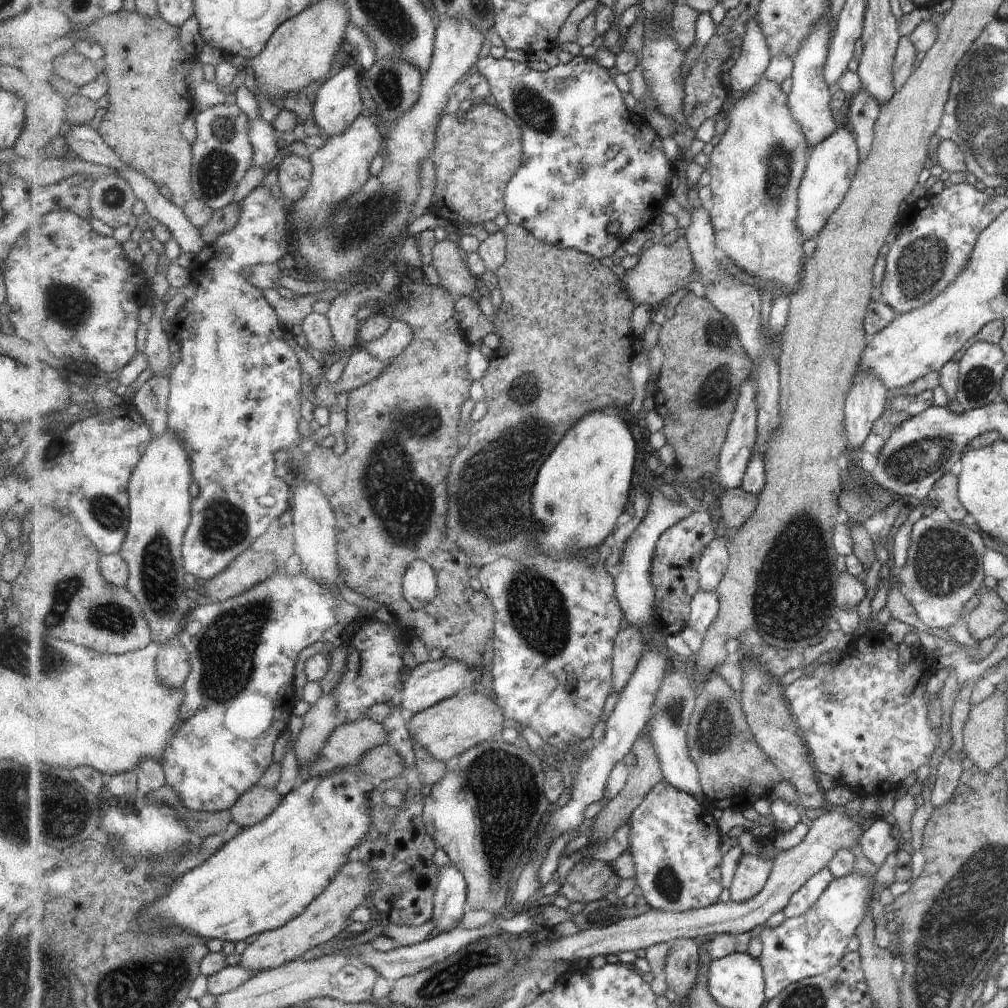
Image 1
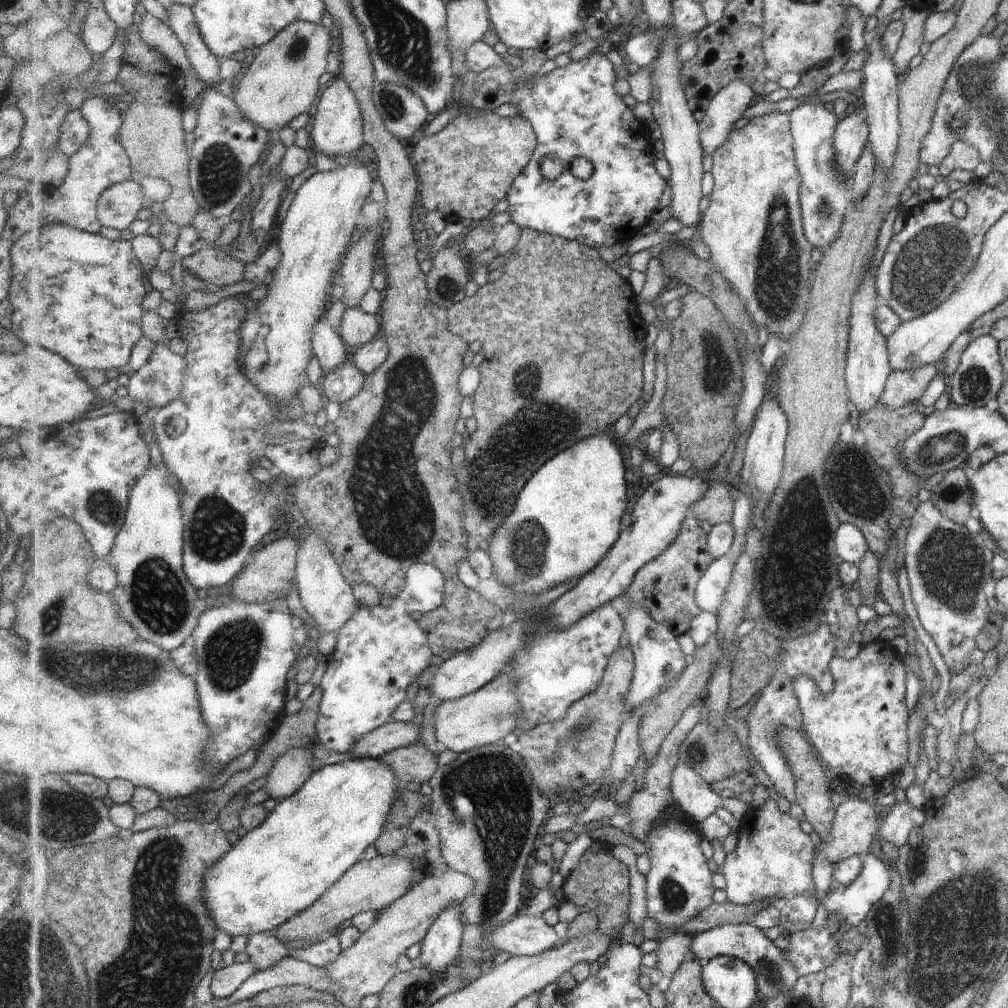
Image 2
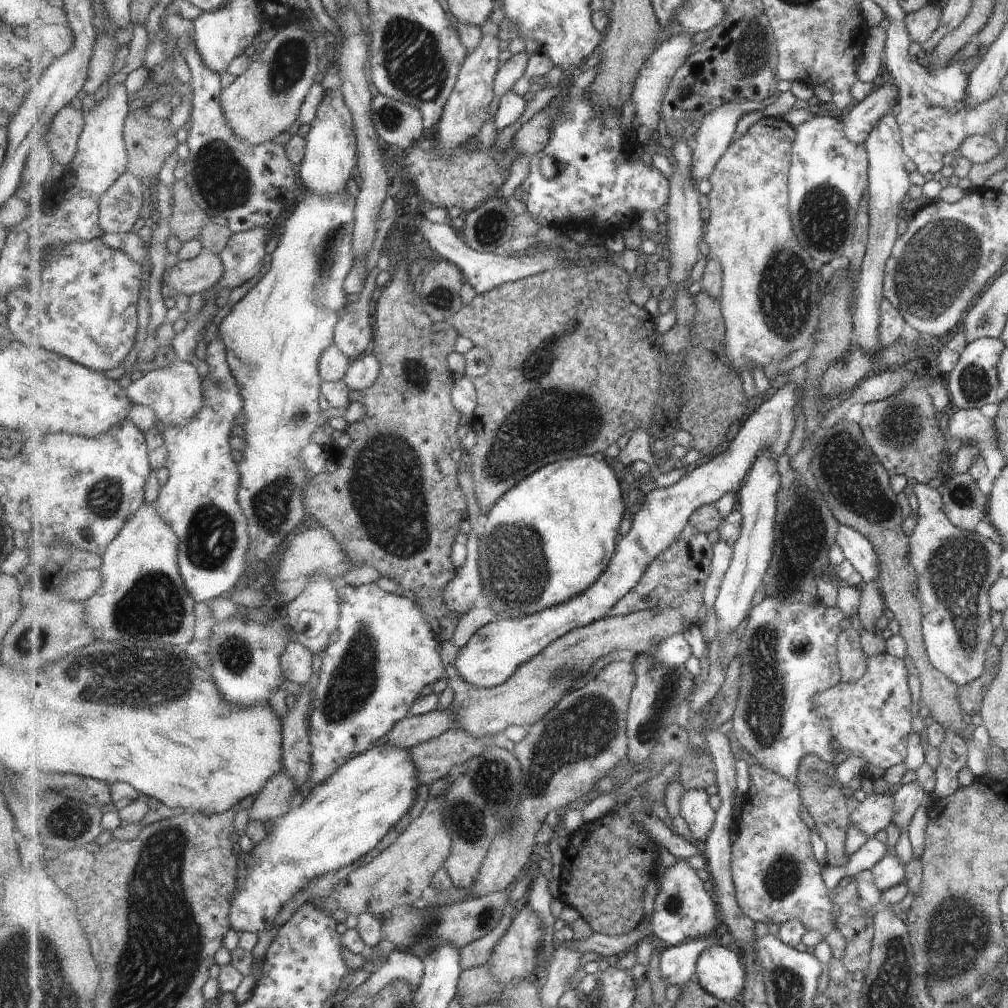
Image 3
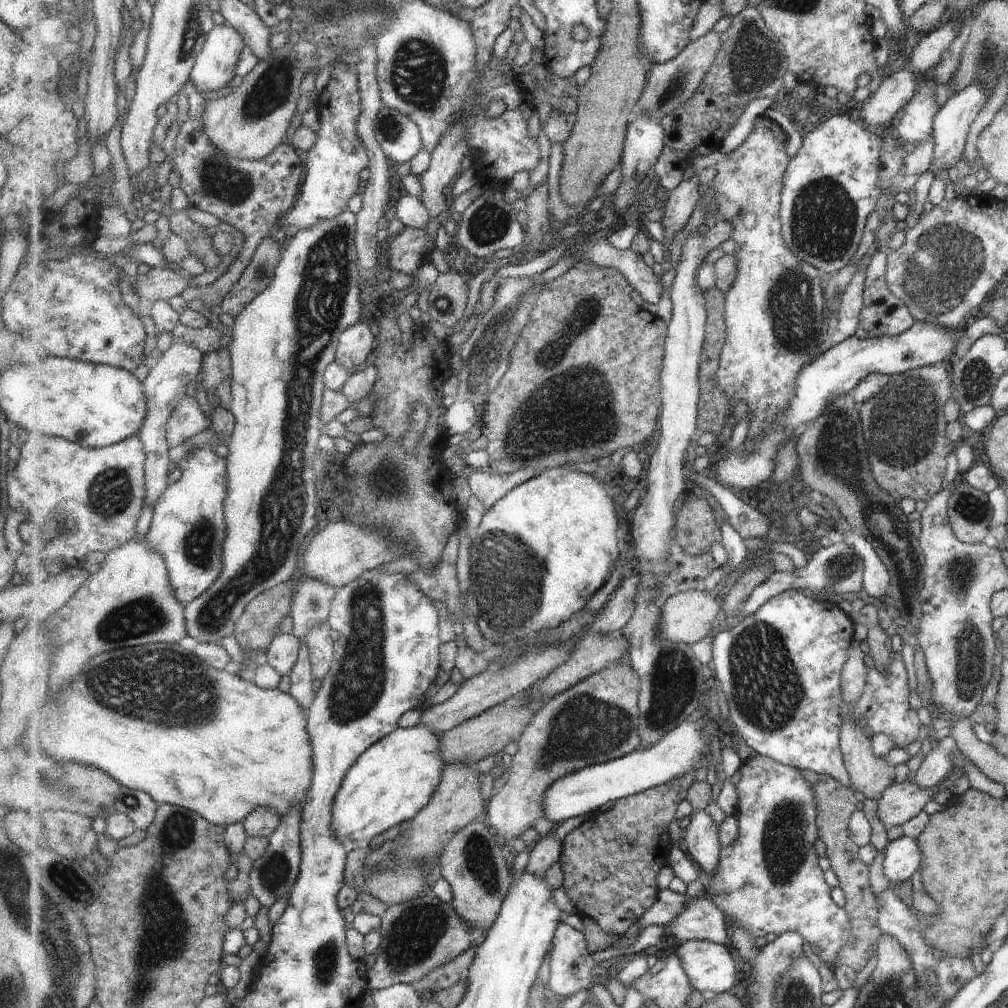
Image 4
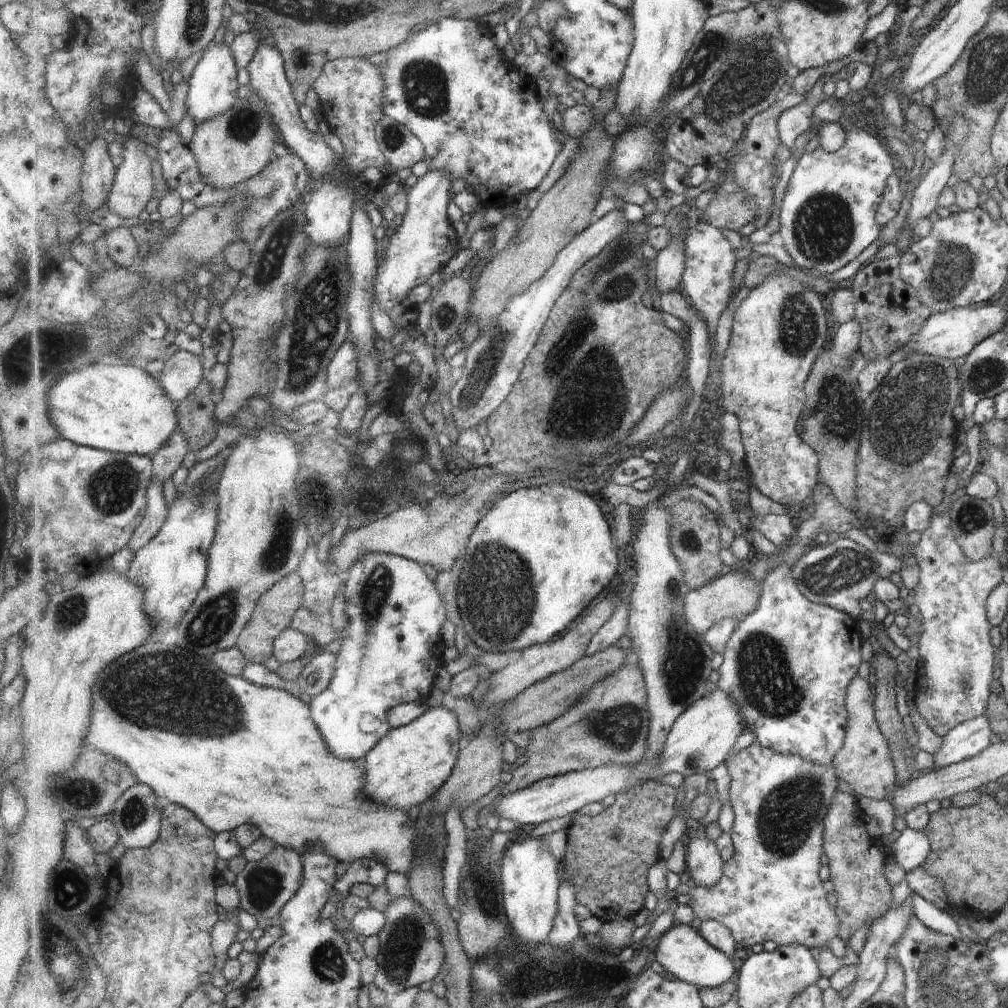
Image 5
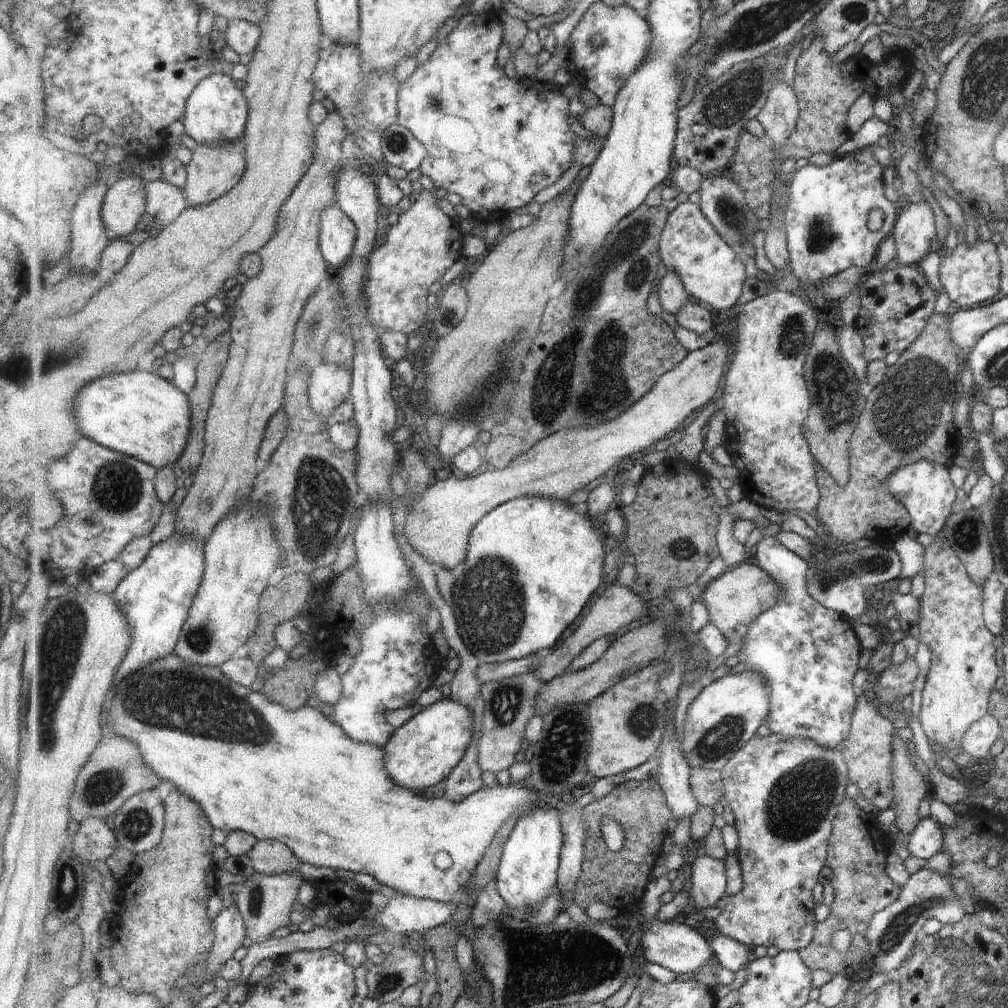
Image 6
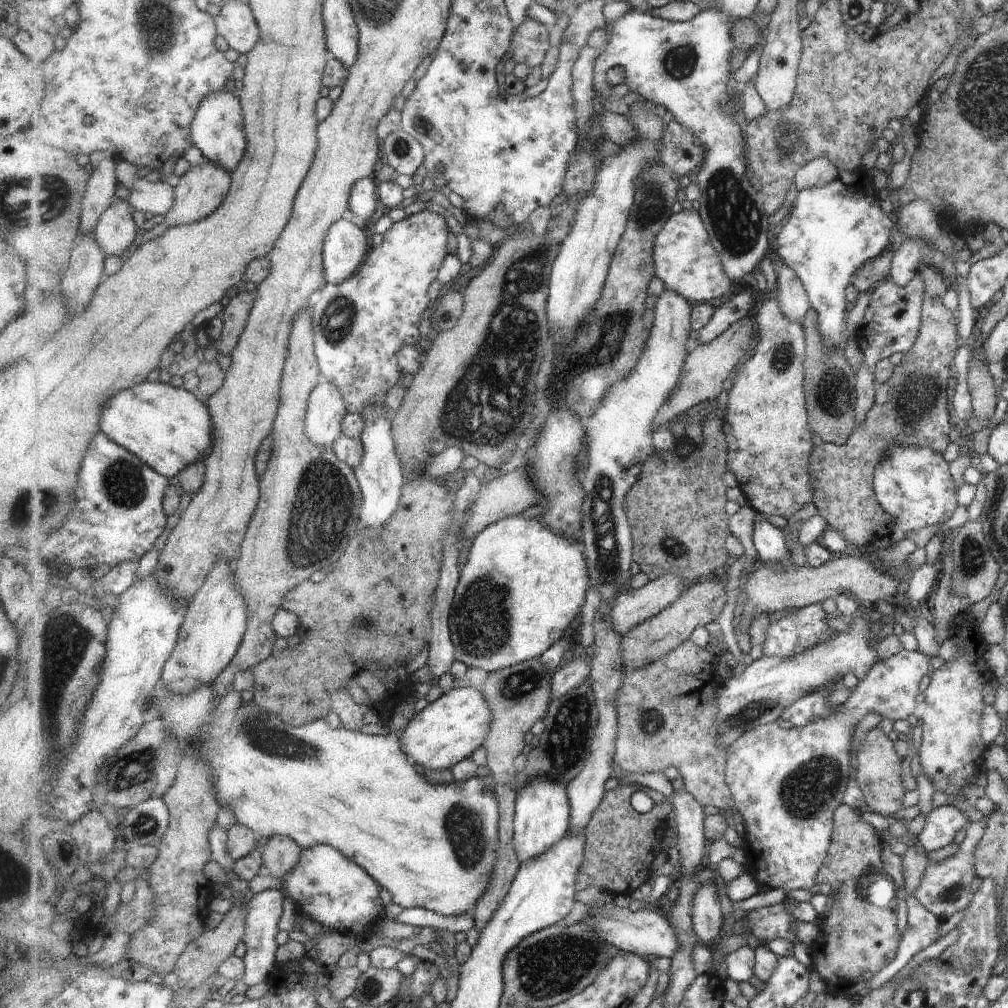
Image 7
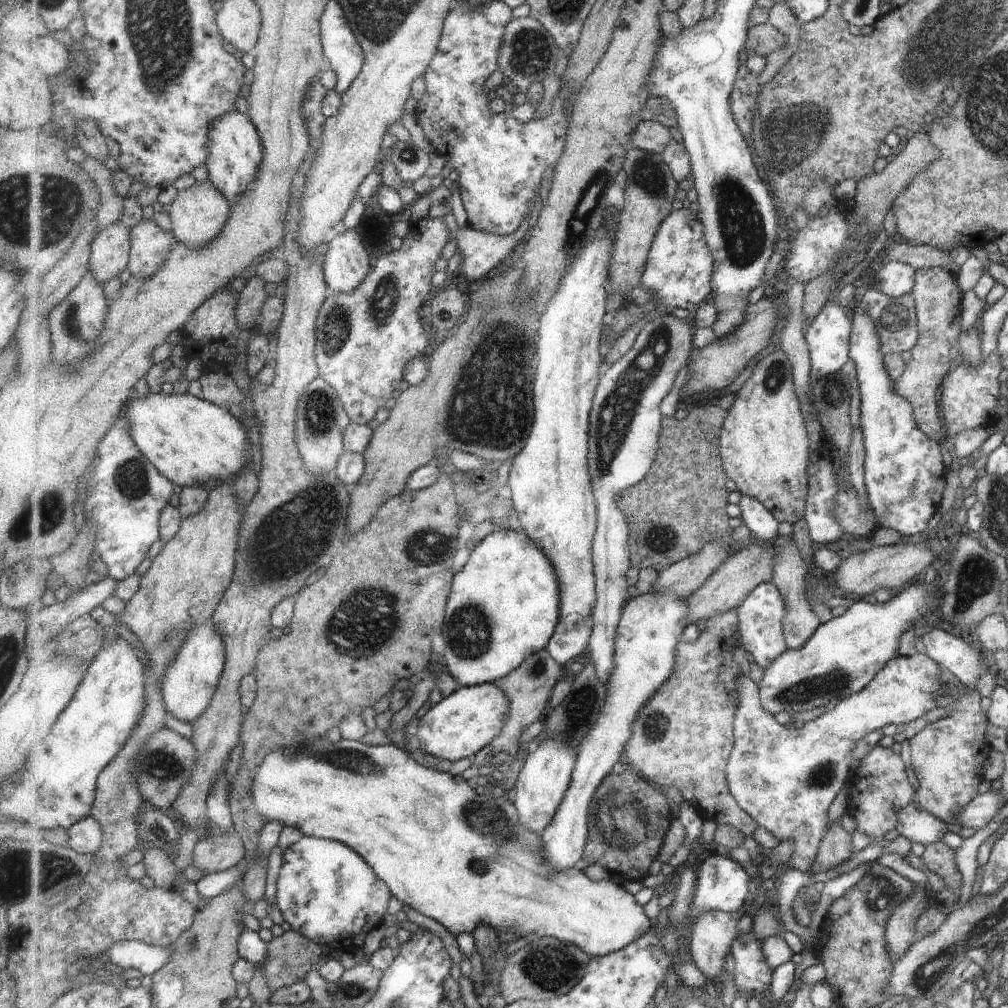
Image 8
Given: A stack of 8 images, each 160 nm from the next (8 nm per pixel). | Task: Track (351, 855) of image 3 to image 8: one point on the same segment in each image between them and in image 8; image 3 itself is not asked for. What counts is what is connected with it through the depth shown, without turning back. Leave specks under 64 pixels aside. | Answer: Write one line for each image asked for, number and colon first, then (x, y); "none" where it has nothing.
4: (392, 781)
5: (409, 765)
6: (423, 752)
7: (447, 731)
8: (458, 726)

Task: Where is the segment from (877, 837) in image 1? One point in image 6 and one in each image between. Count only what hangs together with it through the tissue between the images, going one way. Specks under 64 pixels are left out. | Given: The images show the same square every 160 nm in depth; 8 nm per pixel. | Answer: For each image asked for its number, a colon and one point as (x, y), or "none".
2: (894, 828)
3: (907, 797)
4: (936, 764)
5: (968, 739)
6: (977, 739)

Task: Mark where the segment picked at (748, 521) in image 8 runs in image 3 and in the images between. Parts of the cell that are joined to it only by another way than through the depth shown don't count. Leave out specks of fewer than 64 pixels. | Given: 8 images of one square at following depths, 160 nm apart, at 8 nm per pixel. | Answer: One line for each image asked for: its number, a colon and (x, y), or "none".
3: (786, 651)
4: (780, 668)
5: (789, 664)
6: (807, 652)
7: (771, 545)

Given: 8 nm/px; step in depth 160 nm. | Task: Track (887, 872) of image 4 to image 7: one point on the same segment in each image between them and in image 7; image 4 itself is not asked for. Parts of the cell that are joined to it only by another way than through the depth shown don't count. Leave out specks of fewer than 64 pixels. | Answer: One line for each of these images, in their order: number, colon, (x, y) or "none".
5: (910, 849)
6: (927, 837)
7: (943, 821)

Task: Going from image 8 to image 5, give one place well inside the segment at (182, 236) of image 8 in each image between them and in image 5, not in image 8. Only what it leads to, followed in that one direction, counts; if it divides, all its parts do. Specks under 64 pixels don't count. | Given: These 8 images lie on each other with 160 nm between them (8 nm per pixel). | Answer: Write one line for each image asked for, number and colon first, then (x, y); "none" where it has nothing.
5: (231, 149)
6: (214, 171)
7: (198, 194)

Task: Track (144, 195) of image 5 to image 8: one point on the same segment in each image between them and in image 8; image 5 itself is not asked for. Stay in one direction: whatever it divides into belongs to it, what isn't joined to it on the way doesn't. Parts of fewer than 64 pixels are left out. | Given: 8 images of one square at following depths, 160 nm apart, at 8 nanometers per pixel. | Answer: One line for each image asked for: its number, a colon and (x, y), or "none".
6: (125, 203)
7: (116, 231)
8: (110, 253)

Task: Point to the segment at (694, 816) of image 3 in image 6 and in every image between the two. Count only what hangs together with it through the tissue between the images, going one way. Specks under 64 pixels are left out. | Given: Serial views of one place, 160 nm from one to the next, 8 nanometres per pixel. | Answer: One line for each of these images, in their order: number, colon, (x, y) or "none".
4: (702, 841)
5: (705, 864)
6: (709, 875)

